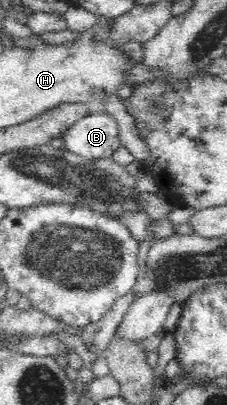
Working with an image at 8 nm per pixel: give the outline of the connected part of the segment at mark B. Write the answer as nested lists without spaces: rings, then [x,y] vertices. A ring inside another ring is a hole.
[[[112,113],[88,115],[66,130],[64,148],[86,159],[111,158],[120,148],[118,119]]]

